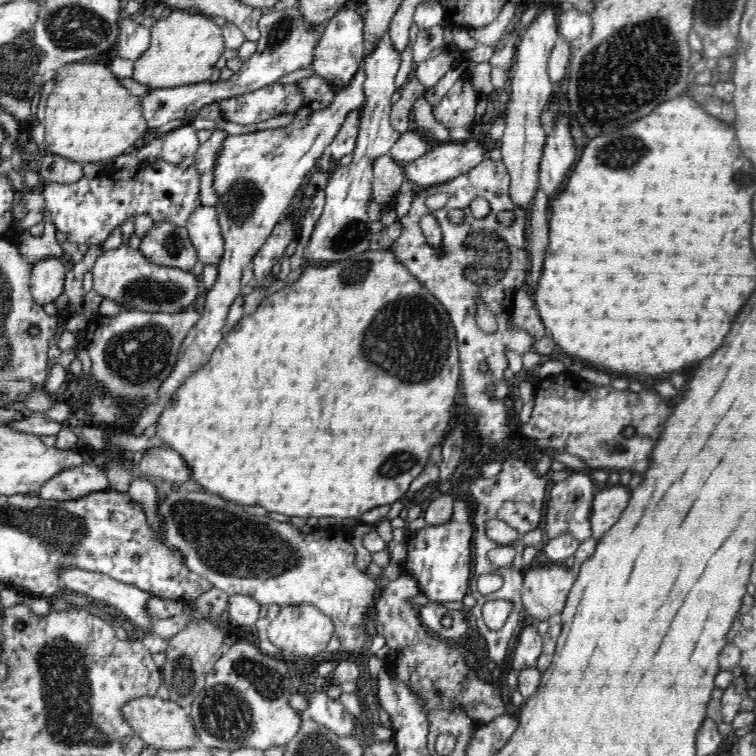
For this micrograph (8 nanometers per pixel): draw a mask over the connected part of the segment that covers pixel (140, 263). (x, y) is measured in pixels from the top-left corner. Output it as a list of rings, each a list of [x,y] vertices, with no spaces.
[[[129,245],[104,251],[93,264],[93,289],[104,298],[111,298],[120,305],[120,310],[140,310],[144,313],[165,312],[177,313],[187,306],[198,305],[203,288],[201,277],[196,277],[192,270],[184,271],[174,267],[166,267],[149,261],[140,249],[132,249]]]

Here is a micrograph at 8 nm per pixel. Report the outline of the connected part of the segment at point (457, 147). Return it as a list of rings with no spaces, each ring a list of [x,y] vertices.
[[[477,139],[464,142],[439,143],[420,158],[405,164],[405,178],[415,184],[415,189],[432,187],[448,182],[488,157],[490,142]]]

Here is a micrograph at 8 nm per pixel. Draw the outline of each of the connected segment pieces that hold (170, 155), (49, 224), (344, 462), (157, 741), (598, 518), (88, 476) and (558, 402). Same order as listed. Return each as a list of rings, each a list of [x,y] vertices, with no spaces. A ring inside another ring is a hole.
[[[190,122],[163,134],[162,159],[168,163],[179,164],[185,161],[185,158],[194,158],[201,145],[196,132]]]
[[[47,207],[44,208],[42,214],[44,232],[40,237],[31,236],[29,230],[18,235],[20,254],[30,263],[39,261],[44,256],[53,256],[70,265],[69,257],[57,242],[55,236],[57,229],[55,223],[51,220],[51,214]]]
[[[368,249],[352,259],[333,261],[330,266],[313,264],[306,267],[294,283],[264,297],[254,313],[244,314],[228,336],[220,340],[210,361],[180,386],[174,402],[171,401],[159,417],[156,435],[184,458],[192,482],[212,494],[242,506],[264,506],[268,512],[289,517],[332,516],[340,521],[359,517],[373,508],[394,504],[405,497],[408,486],[428,462],[432,446],[442,442],[446,434],[460,375],[457,338],[447,310],[396,260],[391,249]]]
[[[142,696],[126,702],[122,706],[124,719],[132,725],[134,732],[140,736],[145,746],[153,746],[160,750],[182,750],[197,745],[196,727],[190,717],[190,708],[181,707],[171,699]]]
[[[616,486],[595,494],[592,500],[591,524],[592,537],[598,540],[620,518],[628,504],[628,490]]]
[[[90,461],[82,466],[66,468],[52,477],[38,493],[42,500],[58,502],[79,500],[111,488],[106,472],[96,465],[90,465]]]
[[[570,372],[541,379],[534,387],[536,399],[532,416],[526,425],[520,427],[519,434],[530,438],[545,452],[568,452],[578,456],[592,470],[630,471],[634,468],[644,472],[654,442],[658,440],[666,418],[672,414],[672,408],[654,392],[620,392],[612,386],[591,384]],[[628,426],[636,430],[634,436],[624,435]]]

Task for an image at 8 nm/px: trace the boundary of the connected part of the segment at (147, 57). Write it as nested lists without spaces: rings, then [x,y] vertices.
[[[173,10],[168,18],[161,18],[149,28],[151,41],[140,58],[134,61],[133,79],[150,89],[168,88],[210,81],[215,64],[225,51],[223,32],[210,17],[198,13]]]

